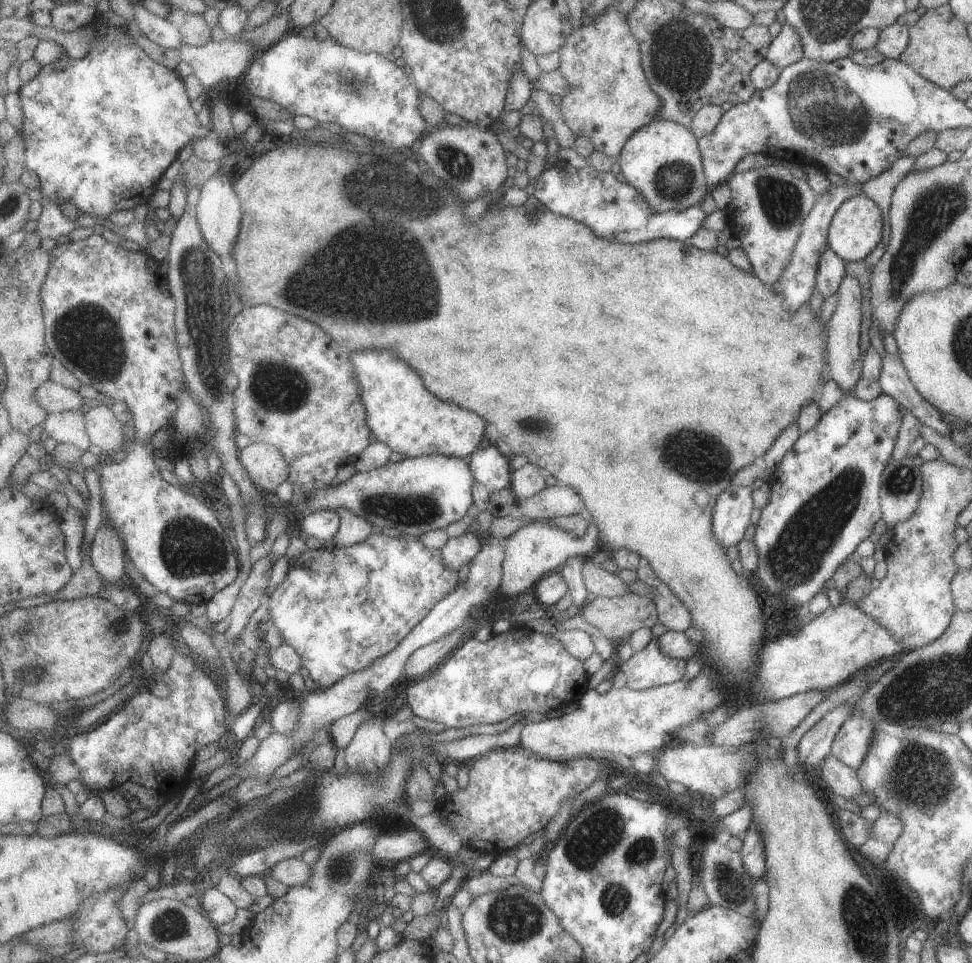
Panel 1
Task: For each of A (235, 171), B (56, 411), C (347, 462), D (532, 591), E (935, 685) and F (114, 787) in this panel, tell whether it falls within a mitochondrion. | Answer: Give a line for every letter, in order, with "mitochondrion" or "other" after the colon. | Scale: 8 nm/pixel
A: other
B: other
C: other
D: other
E: mitochondrion
F: other

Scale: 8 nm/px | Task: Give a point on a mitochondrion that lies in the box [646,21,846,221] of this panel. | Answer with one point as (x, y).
(680, 58)

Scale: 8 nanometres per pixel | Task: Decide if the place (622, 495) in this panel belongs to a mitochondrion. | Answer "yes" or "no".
no

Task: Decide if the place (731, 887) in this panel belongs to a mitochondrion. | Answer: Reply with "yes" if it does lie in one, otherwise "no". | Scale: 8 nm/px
yes

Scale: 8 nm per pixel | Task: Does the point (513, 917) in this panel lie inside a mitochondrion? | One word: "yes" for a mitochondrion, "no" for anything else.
yes

